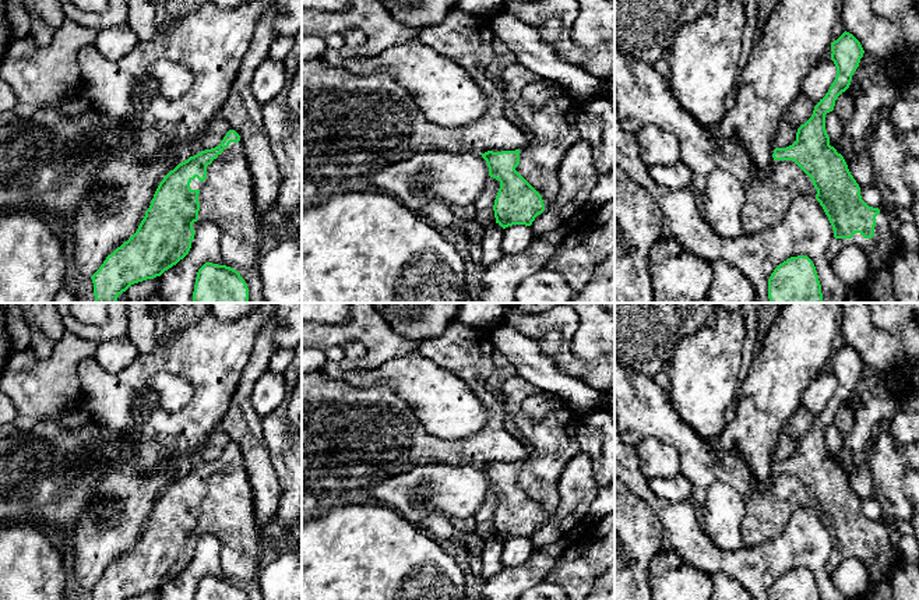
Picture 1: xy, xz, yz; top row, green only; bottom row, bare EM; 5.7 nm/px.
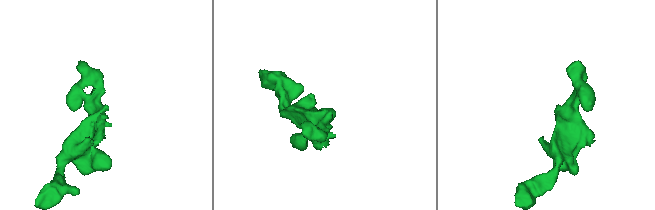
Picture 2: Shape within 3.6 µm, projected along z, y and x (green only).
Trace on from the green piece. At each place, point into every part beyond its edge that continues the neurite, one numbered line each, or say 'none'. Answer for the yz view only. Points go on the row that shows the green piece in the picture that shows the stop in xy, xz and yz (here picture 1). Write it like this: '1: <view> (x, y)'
1: yz (881, 250)

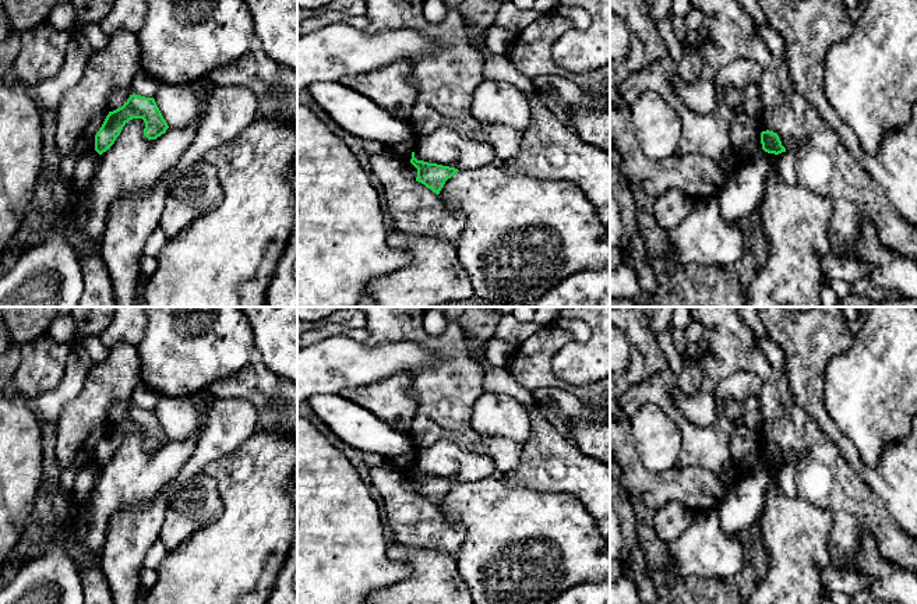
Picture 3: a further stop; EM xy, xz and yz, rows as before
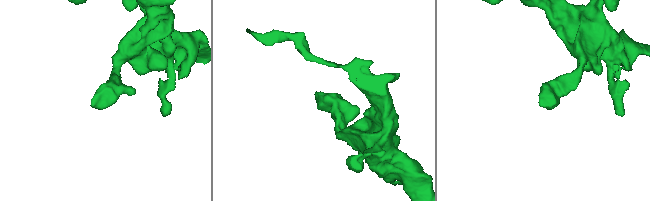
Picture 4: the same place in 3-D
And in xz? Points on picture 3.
none

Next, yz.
none

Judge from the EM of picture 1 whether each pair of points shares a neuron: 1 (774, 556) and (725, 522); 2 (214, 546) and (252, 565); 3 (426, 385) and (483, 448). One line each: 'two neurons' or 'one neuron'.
1: two neurons
2: two neurons
3: two neurons

